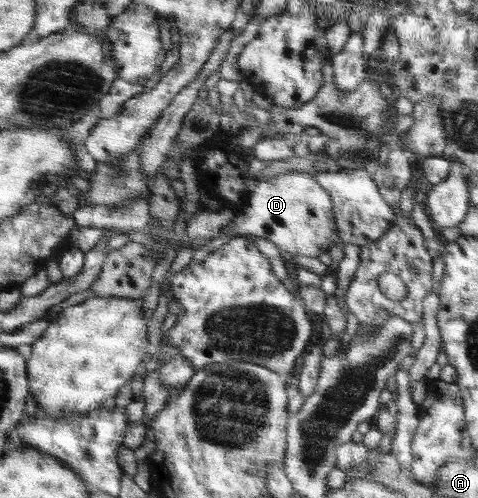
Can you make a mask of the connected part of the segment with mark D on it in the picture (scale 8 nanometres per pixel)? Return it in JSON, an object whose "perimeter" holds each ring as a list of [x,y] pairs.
{"perimeter":[[[286,172],[268,180],[258,180],[249,196],[246,211],[222,227],[221,235],[252,236],[274,243],[287,257],[319,258],[332,245],[342,243],[334,220],[330,194],[307,172]]]}

